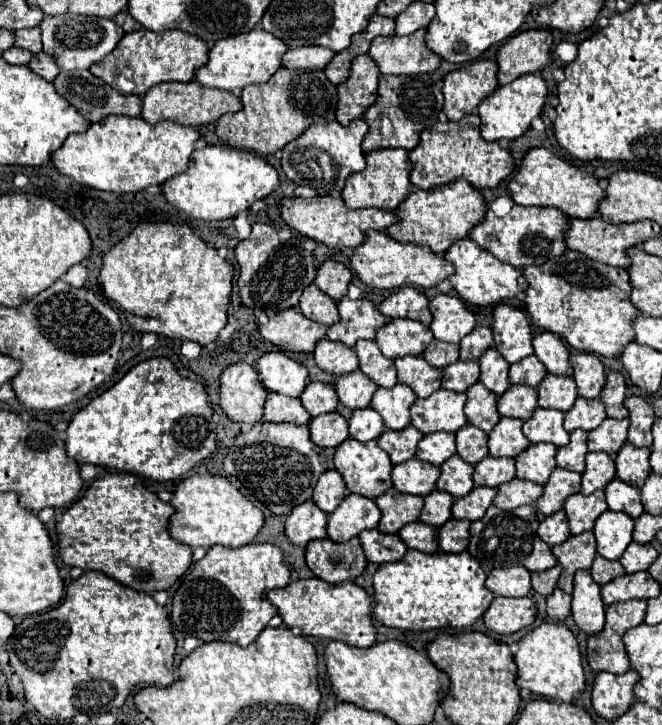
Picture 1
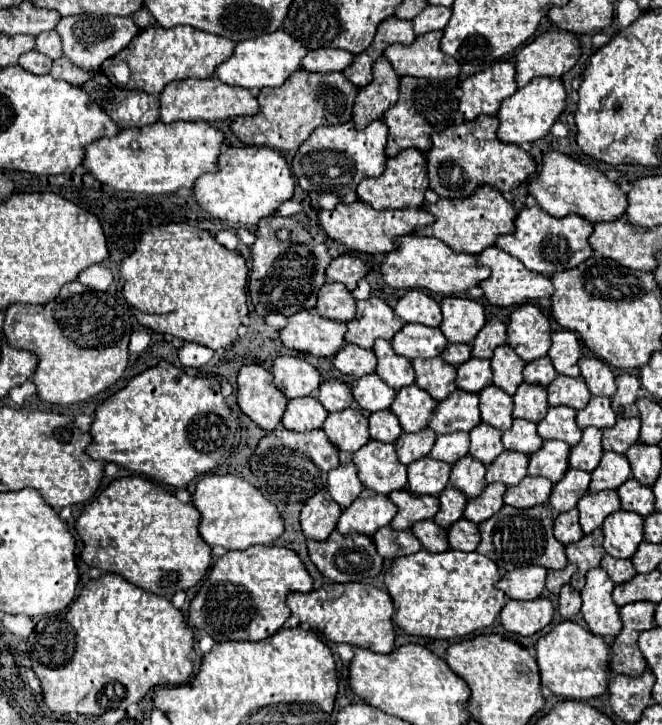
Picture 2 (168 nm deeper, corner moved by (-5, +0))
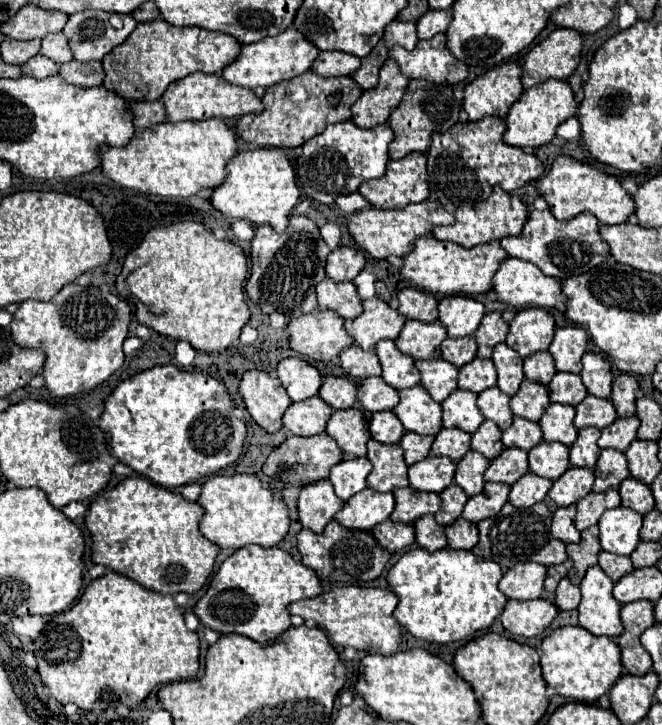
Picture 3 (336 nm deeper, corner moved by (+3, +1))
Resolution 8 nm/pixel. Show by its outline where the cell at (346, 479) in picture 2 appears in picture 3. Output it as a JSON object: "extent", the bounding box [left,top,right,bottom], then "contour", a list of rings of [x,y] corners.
{"extent":[328,458,372,502],"contour":[[[368,458],[342,460],[340,464],[332,466],[328,480],[334,486],[336,496],[346,502],[350,496],[366,488],[366,476],[370,474],[370,470],[372,470],[372,464],[368,462]]]}

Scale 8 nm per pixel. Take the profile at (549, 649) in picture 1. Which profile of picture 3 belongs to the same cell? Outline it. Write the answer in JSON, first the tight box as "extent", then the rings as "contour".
{"extent":[540,626,622,702],"contour":[[[560,626],[550,636],[546,636],[542,640],[540,666],[544,682],[554,688],[556,694],[576,702],[598,700],[622,674],[618,644],[612,638],[588,634],[580,626]]]}

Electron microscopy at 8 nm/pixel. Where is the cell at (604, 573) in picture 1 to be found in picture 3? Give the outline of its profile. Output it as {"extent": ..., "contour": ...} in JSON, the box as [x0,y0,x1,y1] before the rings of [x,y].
{"extent":[598,550,634,582],"contour":[[[604,550],[598,554],[598,566],[610,576],[612,582],[618,582],[622,576],[626,576],[634,570],[630,556],[616,556],[616,554],[610,554]]]}

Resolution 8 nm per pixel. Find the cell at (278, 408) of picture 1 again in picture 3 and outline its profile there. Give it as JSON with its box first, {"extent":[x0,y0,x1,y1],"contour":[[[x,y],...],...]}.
{"extent":[282,396,332,436],"contour":[[[312,396],[304,402],[294,402],[288,406],[288,410],[282,416],[282,428],[288,434],[314,436],[324,432],[330,414],[332,408],[318,396]]]}

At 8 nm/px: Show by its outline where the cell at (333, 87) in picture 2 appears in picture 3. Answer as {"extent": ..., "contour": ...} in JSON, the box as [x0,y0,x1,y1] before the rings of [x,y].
{"extent":[236,72,362,148],"contour":[[[304,72],[302,76],[290,80],[298,82],[304,88],[308,88],[308,98],[304,102],[292,102],[286,98],[288,82],[274,84],[266,90],[262,104],[262,114],[246,114],[238,118],[236,132],[238,136],[252,144],[252,146],[276,146],[276,148],[296,148],[302,146],[312,136],[320,134],[328,124],[334,122],[346,122],[350,120],[350,106],[360,98],[362,88],[350,78],[350,76],[338,76],[338,78],[322,78],[314,72]]]}

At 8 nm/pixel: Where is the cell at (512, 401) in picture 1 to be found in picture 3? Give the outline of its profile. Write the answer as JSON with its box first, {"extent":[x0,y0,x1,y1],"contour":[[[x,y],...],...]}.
{"extent":[510,380,550,422],"contour":[[[524,380],[520,384],[520,390],[510,400],[512,412],[516,416],[522,416],[532,422],[540,420],[540,416],[548,408],[548,404],[550,404],[550,400],[548,400],[546,386],[538,384],[538,382],[530,382],[530,380]]]}

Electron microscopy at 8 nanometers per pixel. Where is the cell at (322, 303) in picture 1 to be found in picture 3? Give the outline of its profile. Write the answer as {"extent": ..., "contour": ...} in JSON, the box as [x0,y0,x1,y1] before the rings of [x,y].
{"extent":[316,278,362,320],"contour":[[[326,278],[316,286],[316,296],[320,310],[332,310],[344,320],[356,318],[362,312],[360,298],[352,282],[334,282]]]}

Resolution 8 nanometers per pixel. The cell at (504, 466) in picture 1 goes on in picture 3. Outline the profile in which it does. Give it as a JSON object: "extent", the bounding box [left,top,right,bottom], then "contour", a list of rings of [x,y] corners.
{"extent":[484,448,528,484],"contour":[[[504,448],[500,456],[490,460],[488,470],[484,472],[486,480],[514,484],[528,472],[528,452],[520,448]]]}

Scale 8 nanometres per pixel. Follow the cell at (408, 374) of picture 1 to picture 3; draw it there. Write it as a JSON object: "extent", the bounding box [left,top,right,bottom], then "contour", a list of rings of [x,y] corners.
{"extent":[416,358,458,402],"contour":[[[442,358],[416,360],[416,368],[420,372],[420,384],[436,402],[444,402],[458,388],[458,368]]]}

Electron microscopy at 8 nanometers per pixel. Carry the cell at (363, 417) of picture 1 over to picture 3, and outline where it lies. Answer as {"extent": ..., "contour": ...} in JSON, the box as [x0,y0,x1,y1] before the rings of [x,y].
{"extent":[368,410,404,444],"contour":[[[390,410],[372,414],[368,426],[370,426],[372,438],[382,442],[382,444],[396,444],[404,434],[400,420],[396,420],[396,414],[390,412]]]}

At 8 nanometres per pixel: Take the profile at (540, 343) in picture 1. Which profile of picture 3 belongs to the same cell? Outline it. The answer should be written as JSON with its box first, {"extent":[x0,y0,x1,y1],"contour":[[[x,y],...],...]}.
{"extent":[548,326,588,374],"contour":[[[566,326],[558,328],[554,334],[554,340],[548,348],[548,352],[554,358],[556,370],[578,374],[582,370],[582,354],[588,348],[588,336],[578,326]]]}

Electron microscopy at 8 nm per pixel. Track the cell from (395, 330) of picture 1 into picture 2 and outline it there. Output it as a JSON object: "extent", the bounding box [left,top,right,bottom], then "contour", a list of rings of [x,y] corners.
{"extent":[392,323,448,359],"contour":[[[408,323],[396,333],[392,339],[392,347],[398,355],[404,355],[406,359],[430,359],[438,357],[448,345],[448,339],[444,333],[436,327],[424,327],[420,323]]]}

